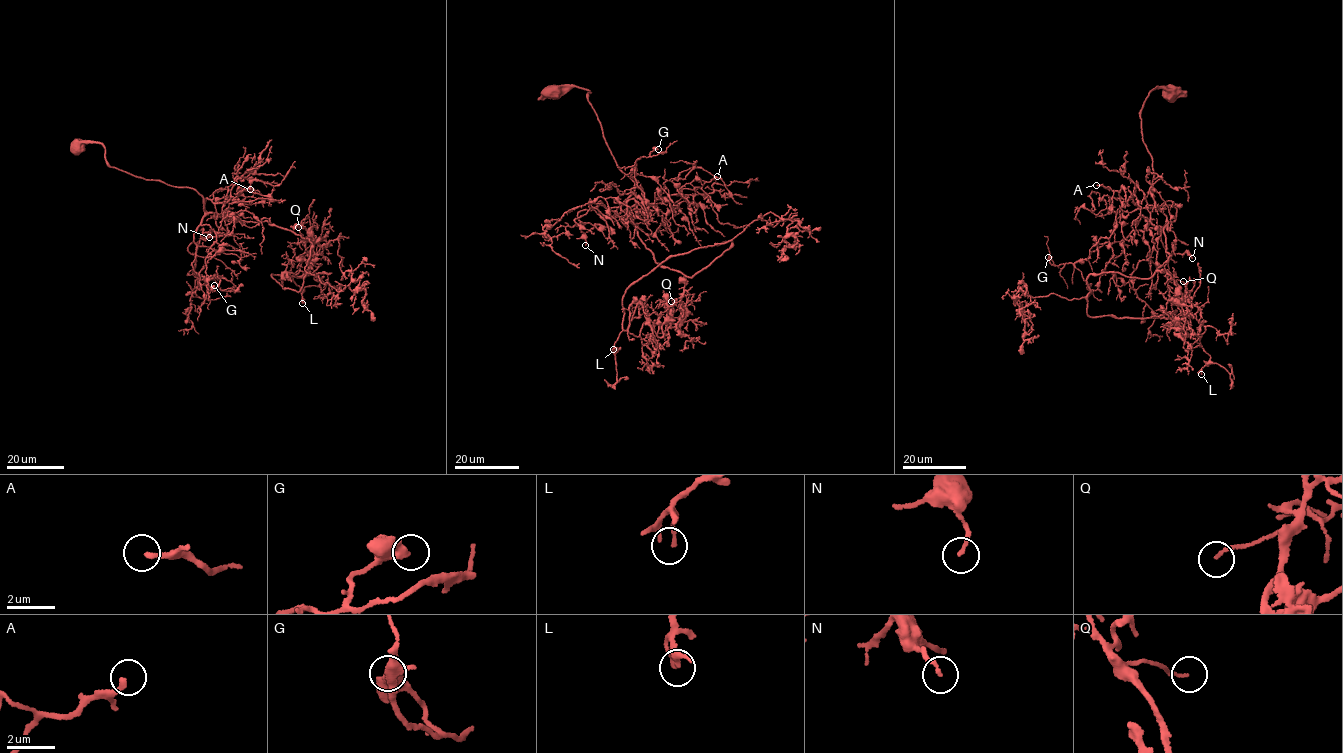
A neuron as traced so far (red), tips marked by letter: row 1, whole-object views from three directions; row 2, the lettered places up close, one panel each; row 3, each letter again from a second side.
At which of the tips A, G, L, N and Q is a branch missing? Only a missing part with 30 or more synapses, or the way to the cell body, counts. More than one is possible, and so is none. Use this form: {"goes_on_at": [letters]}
{"goes_on_at": ["A"]}

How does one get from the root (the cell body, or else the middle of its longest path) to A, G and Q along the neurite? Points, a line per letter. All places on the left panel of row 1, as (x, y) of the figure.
A: (81, 147), (88, 141), (101, 144), (112, 166), (195, 190), (212, 217), (217, 217), (217, 203), (250, 189)
G: (81, 147), (101, 144), (112, 166), (202, 197), (201, 225), (216, 238), (205, 259), (206, 286), (214, 285)
Q: (81, 147), (195, 190), (206, 213), (308, 239), (297, 292), (271, 274), (300, 268), (298, 227)

